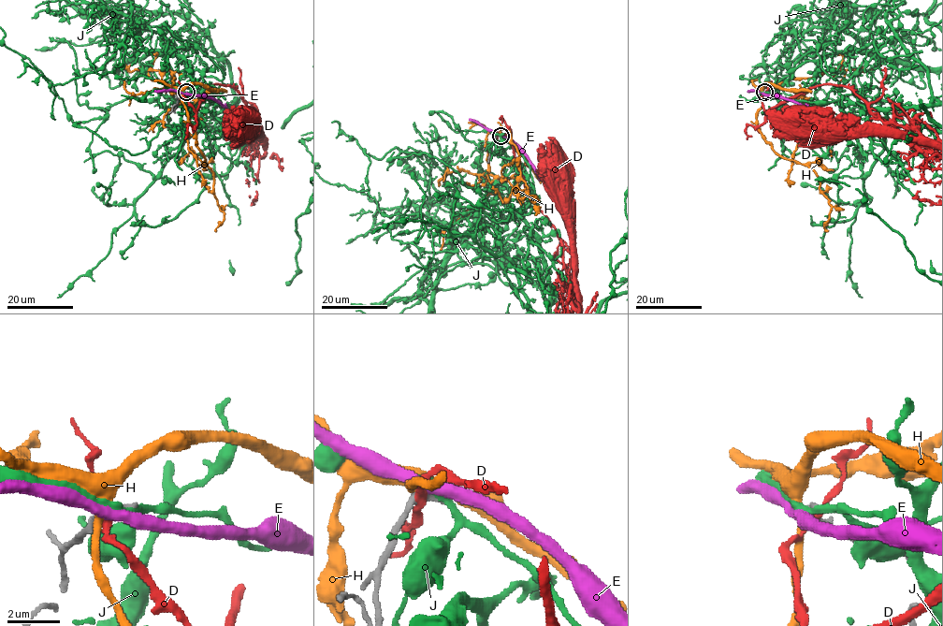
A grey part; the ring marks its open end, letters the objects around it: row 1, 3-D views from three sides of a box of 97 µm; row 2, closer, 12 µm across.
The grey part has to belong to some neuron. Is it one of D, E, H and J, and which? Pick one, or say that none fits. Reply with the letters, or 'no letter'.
no letter

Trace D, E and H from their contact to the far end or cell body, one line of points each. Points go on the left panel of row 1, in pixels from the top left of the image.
D: (182, 93), (195, 109), (213, 84), (230, 85), (246, 103), (253, 136), (258, 127), (234, 127)
E: (183, 93), (207, 95), (226, 109)
H: (182, 93), (188, 123), (212, 172), (212, 194), (223, 211), (224, 221), (216, 231)

